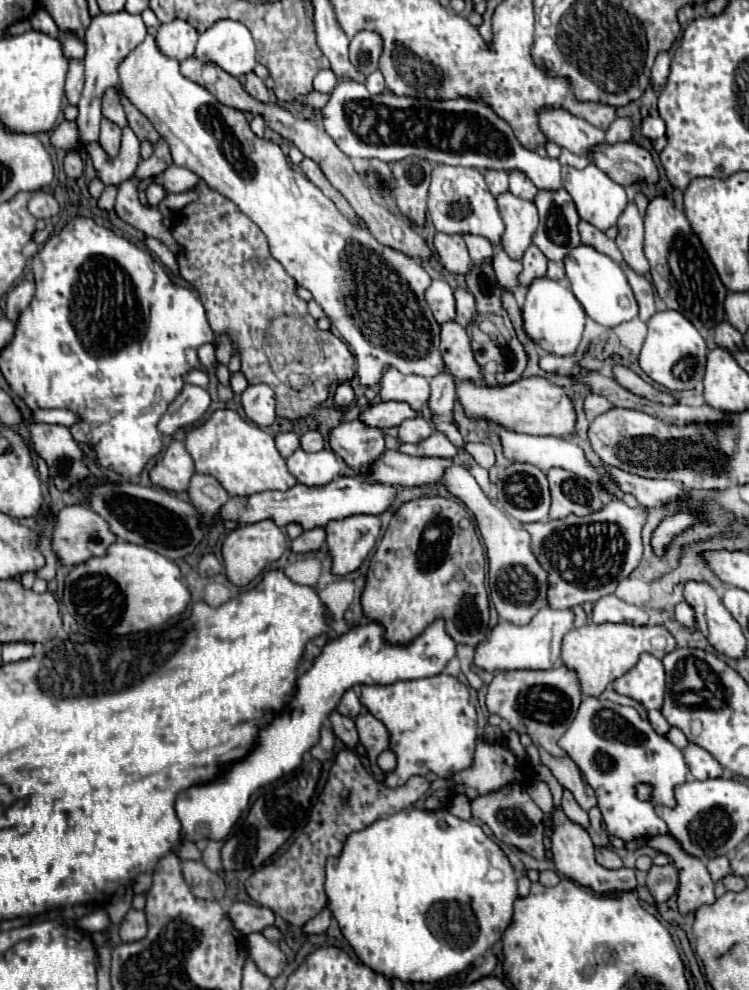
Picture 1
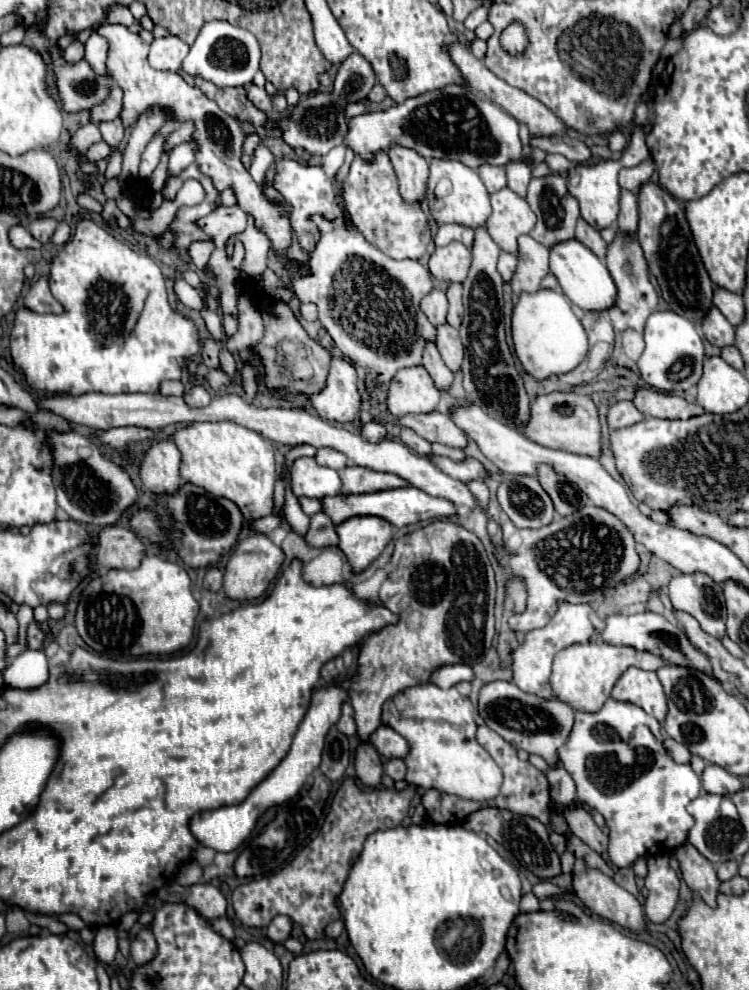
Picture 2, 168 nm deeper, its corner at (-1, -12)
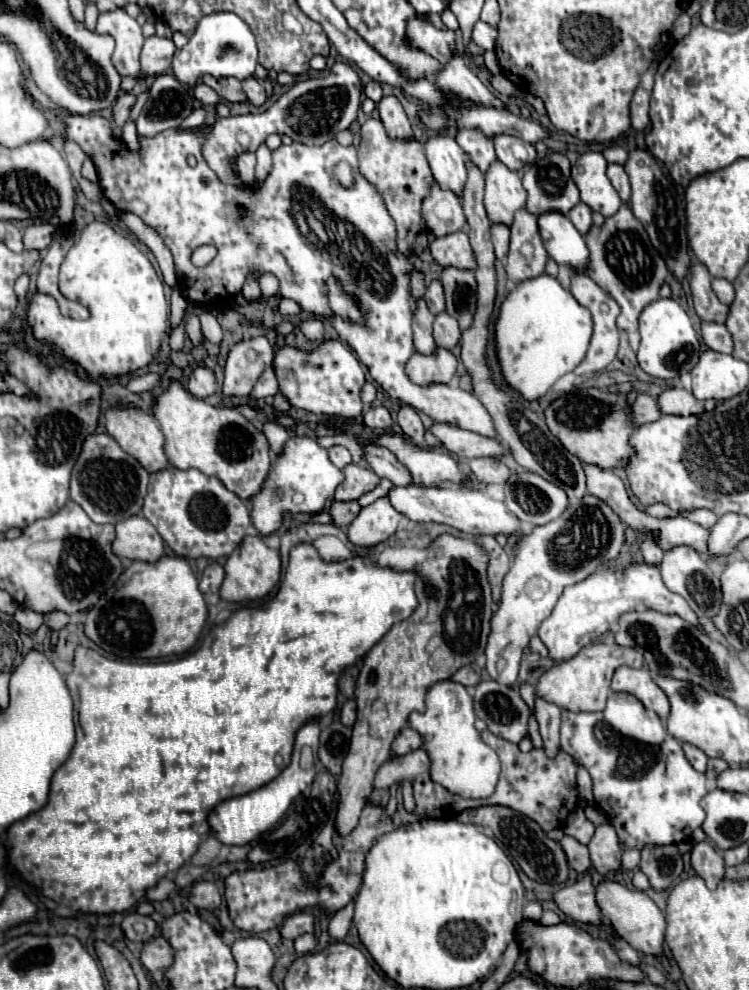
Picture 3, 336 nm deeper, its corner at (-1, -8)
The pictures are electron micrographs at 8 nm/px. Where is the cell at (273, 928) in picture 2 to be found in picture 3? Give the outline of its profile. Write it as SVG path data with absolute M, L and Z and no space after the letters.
M302 912L302 914L290 916L284 922L284 926L280 928L280 934L284 938L290 938L290 940L296 940L304 932L314 932L314 916L310 912Z

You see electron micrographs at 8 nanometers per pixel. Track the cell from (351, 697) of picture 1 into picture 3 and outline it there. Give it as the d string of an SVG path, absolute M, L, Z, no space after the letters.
M348 700L348 702L342 706L340 720L342 720L344 726L348 726L348 728L354 726L354 722L356 722L356 702L354 702L354 700Z

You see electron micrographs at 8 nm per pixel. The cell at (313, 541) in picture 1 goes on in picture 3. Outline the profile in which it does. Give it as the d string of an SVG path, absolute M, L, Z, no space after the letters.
M352 500L352 502L344 502L344 504L332 504L330 514L334 518L334 524L342 526L342 524L350 524L358 516L360 510L362 510L362 506L358 504L358 500Z

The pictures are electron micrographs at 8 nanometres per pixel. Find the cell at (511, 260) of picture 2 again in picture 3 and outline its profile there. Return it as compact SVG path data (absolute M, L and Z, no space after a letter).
M492 224L490 226L490 238L496 250L496 258L504 258L508 252L508 238L510 238L510 228L506 224Z

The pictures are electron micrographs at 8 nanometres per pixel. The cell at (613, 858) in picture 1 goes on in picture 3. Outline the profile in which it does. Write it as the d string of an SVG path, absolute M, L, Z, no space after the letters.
M564 836L560 840L560 846L564 846L564 852L566 852L566 858L568 858L568 866L572 870L576 870L578 874L586 872L592 868L592 862L590 862L590 854L588 854L588 848L584 844L580 844L578 840L574 840L572 836Z

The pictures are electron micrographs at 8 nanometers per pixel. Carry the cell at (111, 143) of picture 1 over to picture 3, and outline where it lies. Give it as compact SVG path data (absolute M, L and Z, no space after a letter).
M122 94L114 106L114 122L118 126L124 126L124 122L130 118L130 110L136 104L136 96L134 94Z

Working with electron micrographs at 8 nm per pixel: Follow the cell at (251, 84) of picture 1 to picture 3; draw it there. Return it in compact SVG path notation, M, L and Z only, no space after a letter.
M246 78L242 80L242 88L248 96L248 102L252 102L254 106L262 106L266 102L266 92L262 88L262 84L256 78Z

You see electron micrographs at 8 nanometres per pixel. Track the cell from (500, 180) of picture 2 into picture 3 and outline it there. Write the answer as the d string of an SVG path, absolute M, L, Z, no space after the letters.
M460 128L456 140L458 140L460 148L470 156L470 160L482 172L486 172L488 166L496 160L492 138L486 136L482 130L466 130L466 128Z

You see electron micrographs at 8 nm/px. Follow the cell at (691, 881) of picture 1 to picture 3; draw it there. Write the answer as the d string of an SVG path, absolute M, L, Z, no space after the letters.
M710 840L694 844L690 862L692 862L692 868L696 870L696 874L700 874L704 878L704 882L710 890L714 890L718 886L718 882L724 878L726 866L722 860L722 852Z

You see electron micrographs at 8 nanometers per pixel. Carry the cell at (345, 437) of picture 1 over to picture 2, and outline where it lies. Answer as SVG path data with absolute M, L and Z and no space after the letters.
M368 422L368 424L362 426L360 436L362 436L366 442L378 444L378 442L382 442L382 440L386 438L386 430L384 430L384 426L378 424L378 422Z

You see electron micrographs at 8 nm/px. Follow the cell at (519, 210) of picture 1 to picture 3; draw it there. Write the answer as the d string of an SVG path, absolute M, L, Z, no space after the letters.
M500 160L492 162L484 176L486 176L484 206L488 218L492 222L508 222L510 226L514 212L520 210L520 206L526 206L526 190L522 186L520 176L512 172L508 166L504 166Z

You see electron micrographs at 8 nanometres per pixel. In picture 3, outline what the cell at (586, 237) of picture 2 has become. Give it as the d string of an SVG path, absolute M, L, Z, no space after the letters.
M578 202L578 204L568 212L568 218L570 218L572 224L578 228L580 234L586 234L588 228L592 226L592 210L590 210L584 202Z

